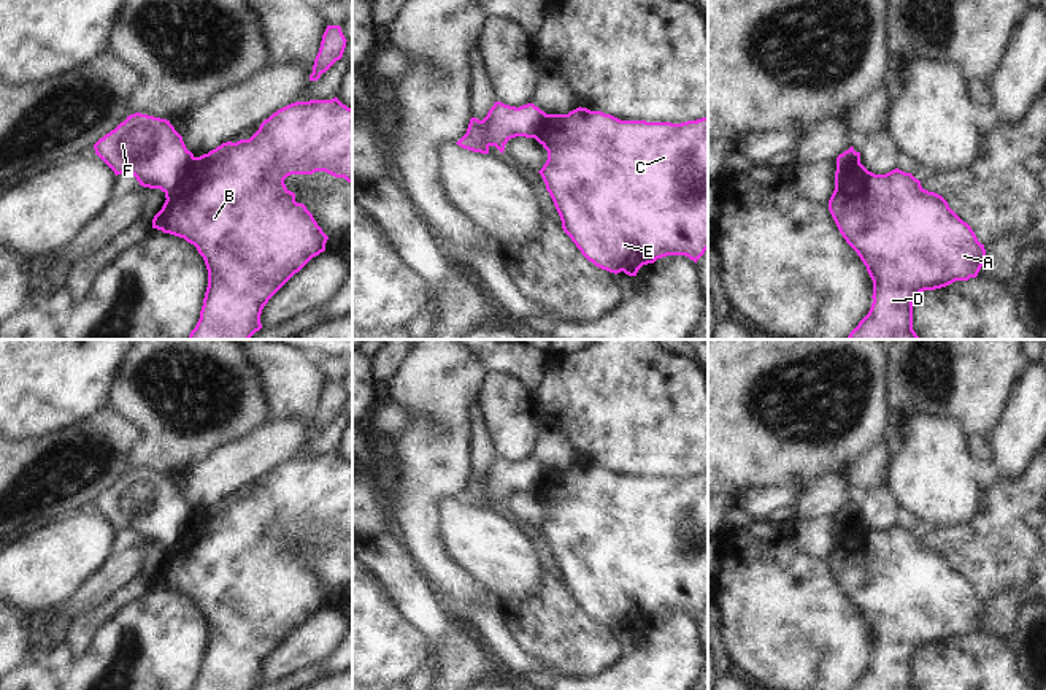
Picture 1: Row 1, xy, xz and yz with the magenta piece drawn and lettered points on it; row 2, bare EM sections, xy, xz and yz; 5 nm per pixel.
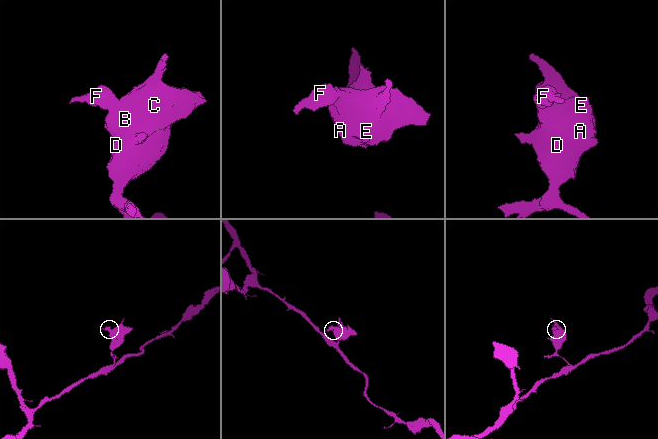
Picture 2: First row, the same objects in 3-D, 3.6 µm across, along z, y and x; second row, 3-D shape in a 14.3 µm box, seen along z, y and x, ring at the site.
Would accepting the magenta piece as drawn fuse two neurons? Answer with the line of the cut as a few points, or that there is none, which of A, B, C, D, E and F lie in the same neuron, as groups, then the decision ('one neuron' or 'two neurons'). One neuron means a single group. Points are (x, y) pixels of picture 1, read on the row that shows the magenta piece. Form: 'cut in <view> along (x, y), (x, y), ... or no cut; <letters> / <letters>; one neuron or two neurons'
cut in xy along (196, 157), (188, 172), (165, 192); A B C D E / F; two neurons

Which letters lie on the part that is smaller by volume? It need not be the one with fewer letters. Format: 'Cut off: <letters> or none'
Cut off: F

